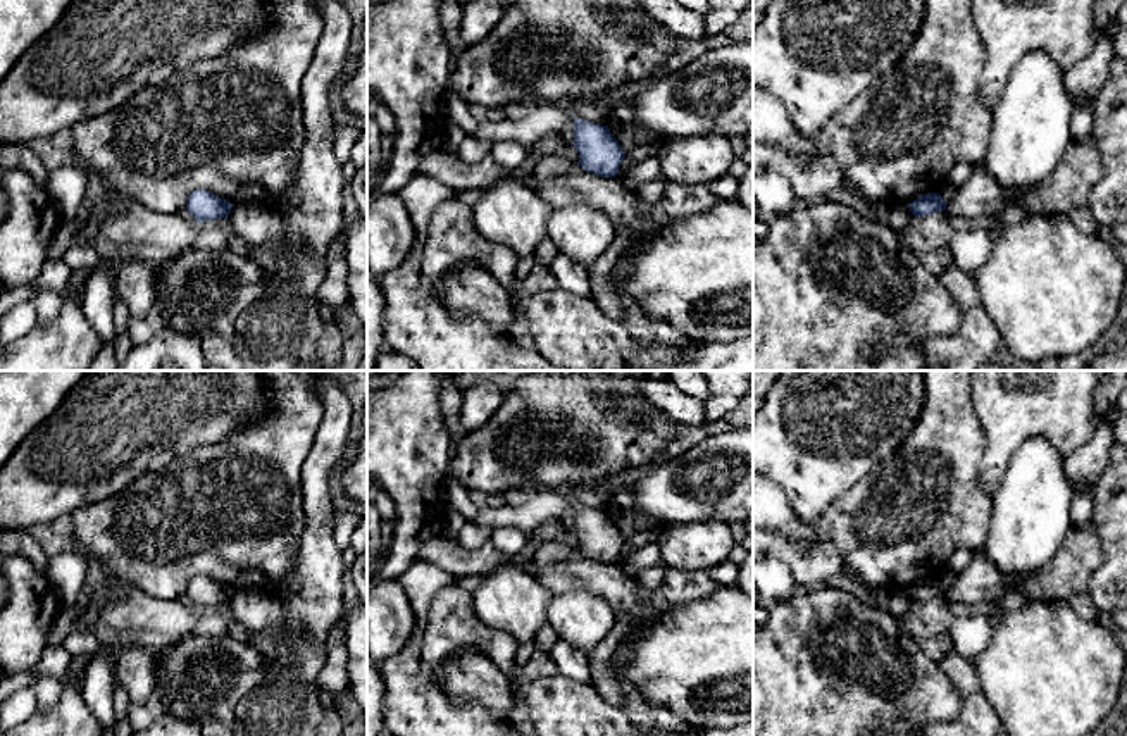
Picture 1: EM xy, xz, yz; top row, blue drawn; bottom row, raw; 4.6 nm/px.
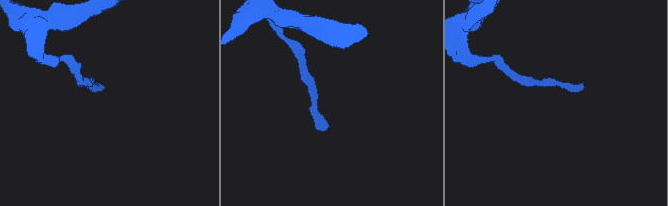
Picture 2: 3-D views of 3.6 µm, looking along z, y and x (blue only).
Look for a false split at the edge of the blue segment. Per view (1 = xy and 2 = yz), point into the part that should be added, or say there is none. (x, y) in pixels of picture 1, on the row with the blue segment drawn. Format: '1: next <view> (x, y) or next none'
1: next none
2: next none

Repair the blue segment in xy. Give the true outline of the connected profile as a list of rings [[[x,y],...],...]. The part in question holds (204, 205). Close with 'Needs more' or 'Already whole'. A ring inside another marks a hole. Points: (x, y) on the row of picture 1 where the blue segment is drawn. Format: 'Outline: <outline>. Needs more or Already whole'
Outline: [[[195,190],[186,202],[186,210],[196,222],[215,221],[231,214],[233,203],[219,198],[207,190]]]. Already whole

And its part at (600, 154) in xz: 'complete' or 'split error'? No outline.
complete

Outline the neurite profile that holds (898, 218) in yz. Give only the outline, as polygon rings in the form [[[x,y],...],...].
[[[877,203],[872,209],[872,215],[877,221],[887,224],[901,240],[905,236],[908,224],[915,217],[906,203],[900,205]]]

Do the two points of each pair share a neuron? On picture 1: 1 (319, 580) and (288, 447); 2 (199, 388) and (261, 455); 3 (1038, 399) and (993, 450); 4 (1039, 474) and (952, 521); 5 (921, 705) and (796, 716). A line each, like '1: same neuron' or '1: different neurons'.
1: different neurons
2: different neurons
3: same neuron
4: different neurons
5: same neuron

